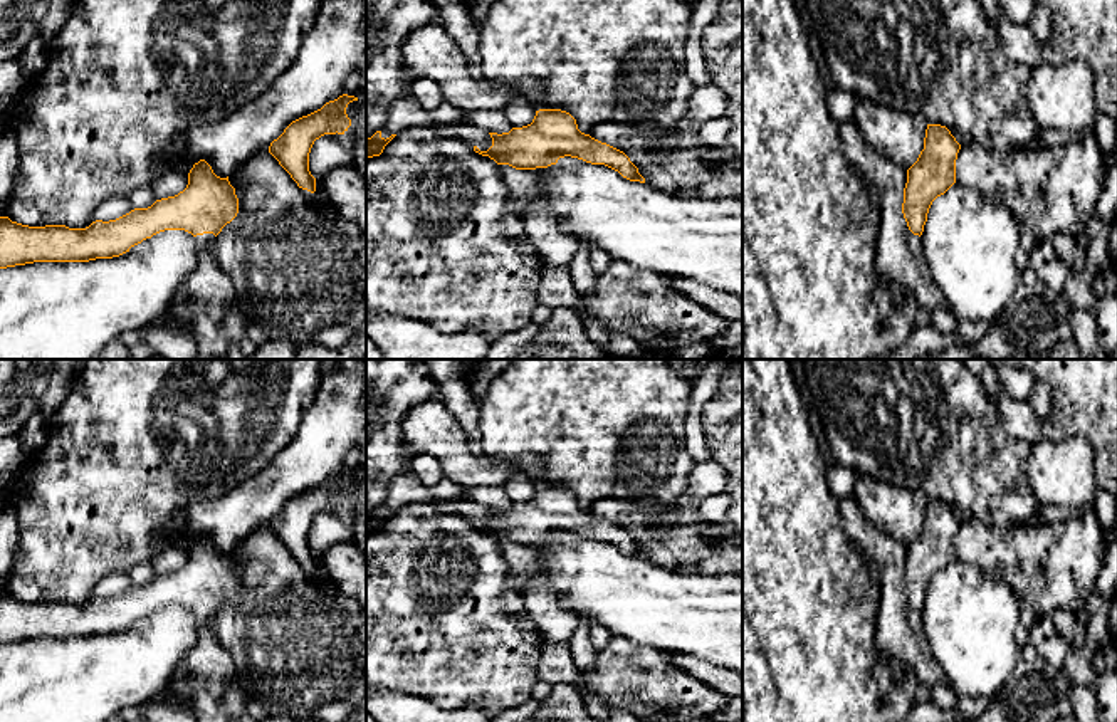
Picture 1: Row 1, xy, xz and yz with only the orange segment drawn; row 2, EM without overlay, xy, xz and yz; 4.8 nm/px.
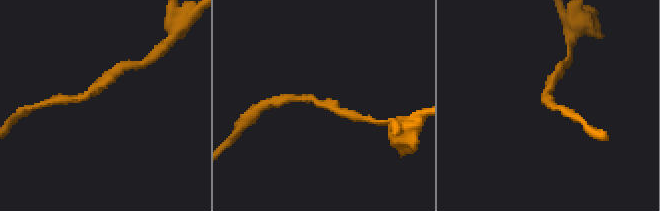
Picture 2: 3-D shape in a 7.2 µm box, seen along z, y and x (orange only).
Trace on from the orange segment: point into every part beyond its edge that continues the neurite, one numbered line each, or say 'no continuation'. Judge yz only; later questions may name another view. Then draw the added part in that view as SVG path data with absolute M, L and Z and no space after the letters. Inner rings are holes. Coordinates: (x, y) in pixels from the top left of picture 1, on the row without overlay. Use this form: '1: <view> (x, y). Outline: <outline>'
no continuation

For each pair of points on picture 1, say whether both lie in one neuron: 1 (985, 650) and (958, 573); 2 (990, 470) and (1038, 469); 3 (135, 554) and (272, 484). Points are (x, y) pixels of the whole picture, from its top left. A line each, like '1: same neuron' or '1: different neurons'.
1: same neuron
2: different neurons
3: different neurons

